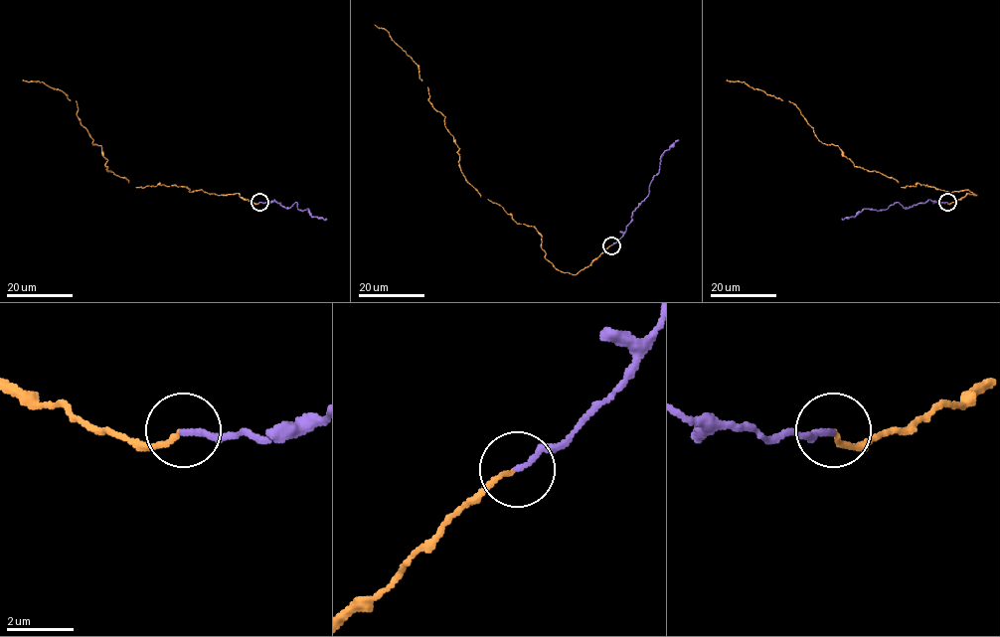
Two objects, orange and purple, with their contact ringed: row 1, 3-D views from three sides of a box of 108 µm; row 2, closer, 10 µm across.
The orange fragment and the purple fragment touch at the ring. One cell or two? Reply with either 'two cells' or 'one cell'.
one cell

